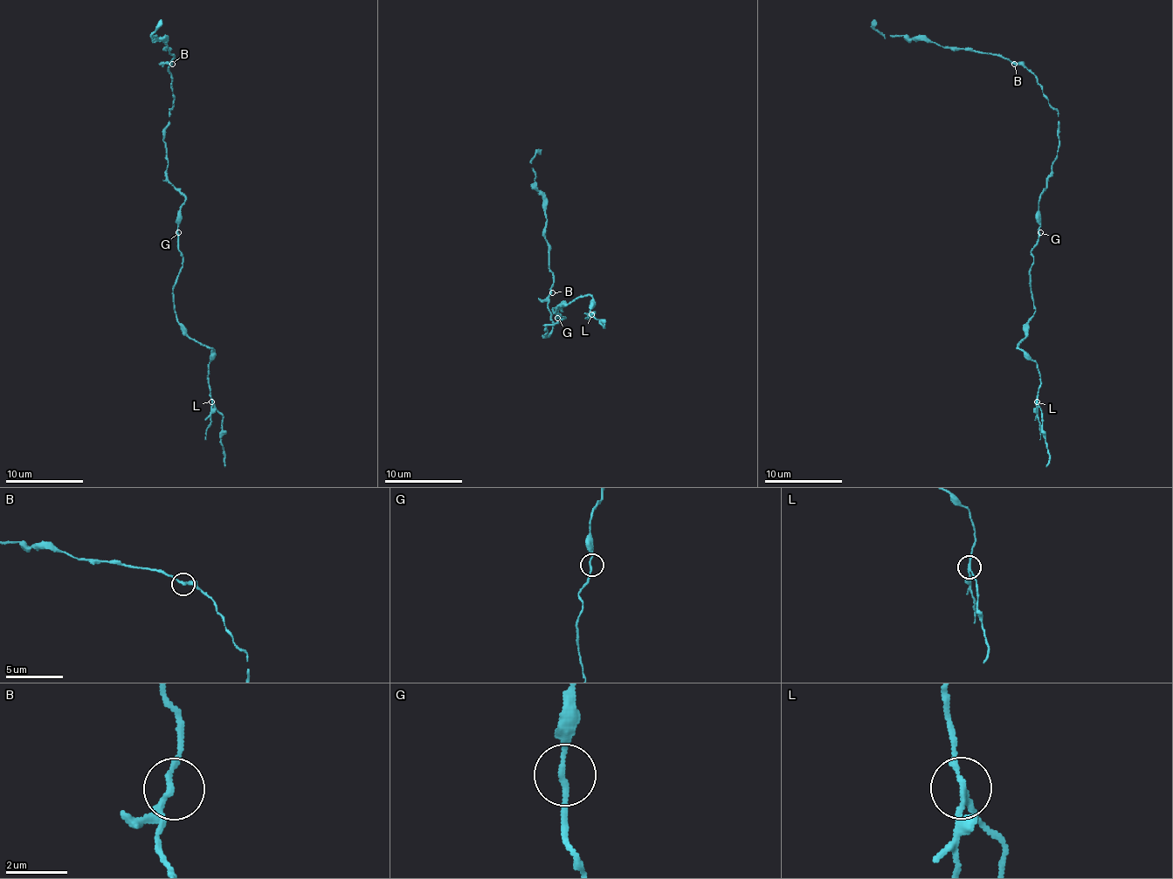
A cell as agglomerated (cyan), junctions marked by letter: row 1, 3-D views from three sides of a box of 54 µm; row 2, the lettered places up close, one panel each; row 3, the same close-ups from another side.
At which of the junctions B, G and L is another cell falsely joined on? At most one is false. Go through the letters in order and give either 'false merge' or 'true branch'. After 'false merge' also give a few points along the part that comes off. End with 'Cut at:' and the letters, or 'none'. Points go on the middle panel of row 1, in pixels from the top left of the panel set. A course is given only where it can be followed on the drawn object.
B: true branch
G: true branch
L: false merge
Cut at: L

